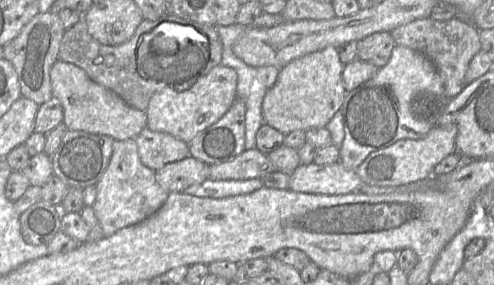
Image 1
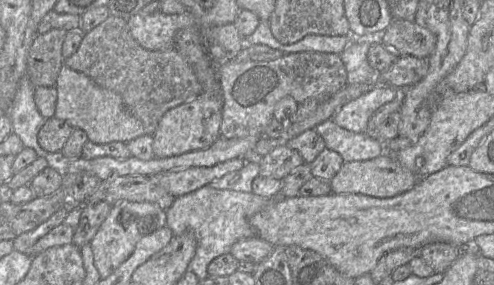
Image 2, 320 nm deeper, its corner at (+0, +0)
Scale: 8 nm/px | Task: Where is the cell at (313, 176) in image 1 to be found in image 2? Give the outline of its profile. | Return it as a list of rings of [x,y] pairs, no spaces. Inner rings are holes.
[[[382,155],[366,161],[344,162],[341,169],[330,180],[332,193],[359,193],[379,198],[391,198],[412,189],[420,180],[414,173],[402,166],[394,155]]]

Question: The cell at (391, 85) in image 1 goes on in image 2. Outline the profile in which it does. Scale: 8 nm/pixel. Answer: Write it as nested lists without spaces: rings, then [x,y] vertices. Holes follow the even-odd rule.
[[[374,84],[368,92],[344,104],[331,119],[344,129],[366,133],[368,121],[373,113],[382,105],[398,98],[401,90],[404,89]]]

